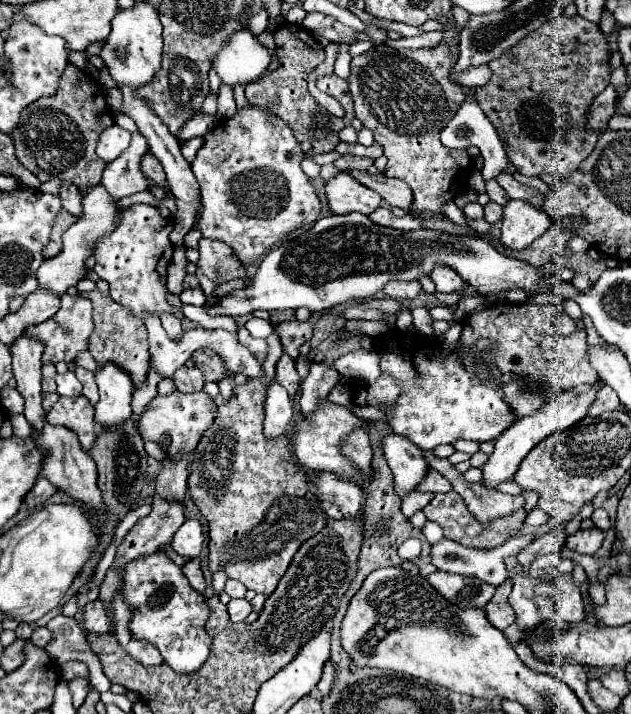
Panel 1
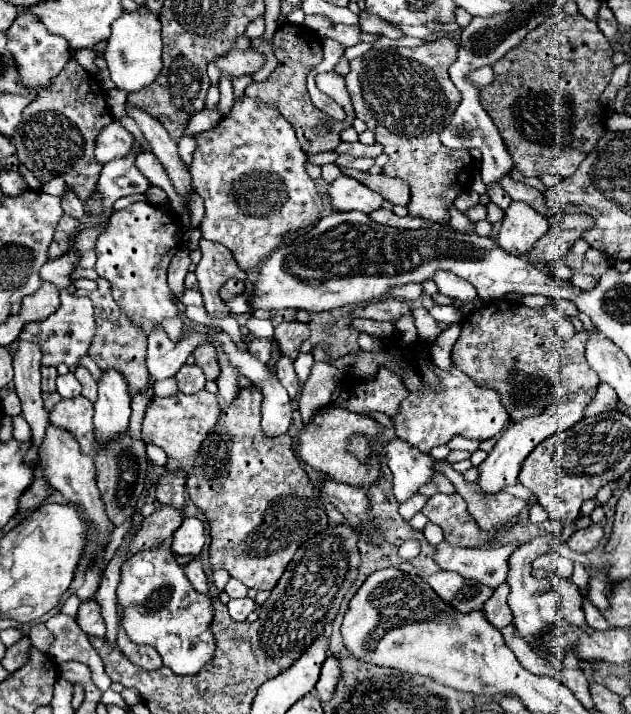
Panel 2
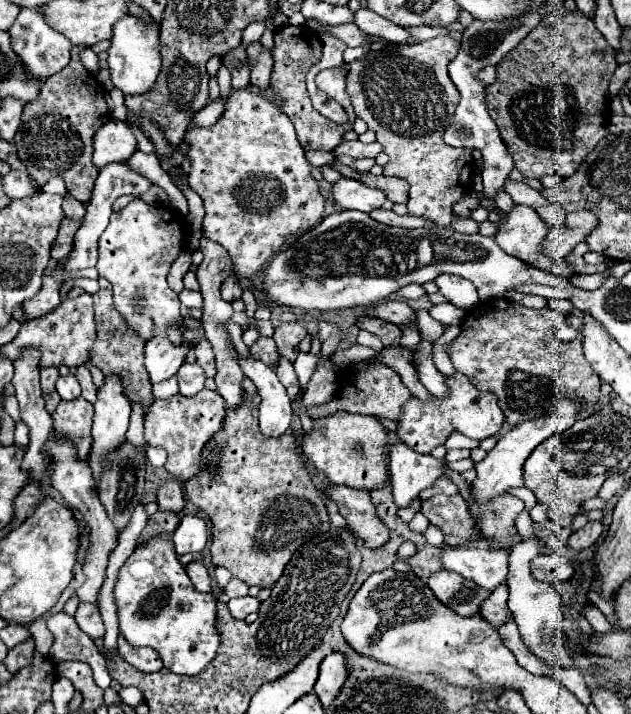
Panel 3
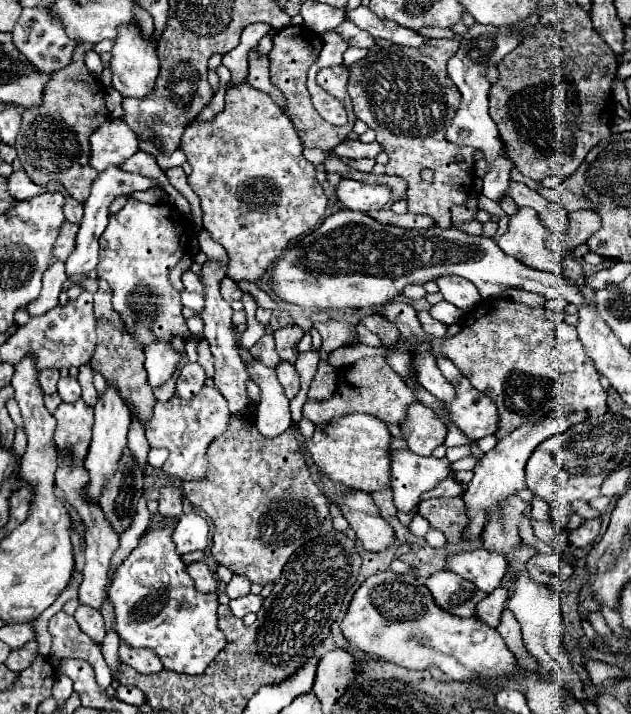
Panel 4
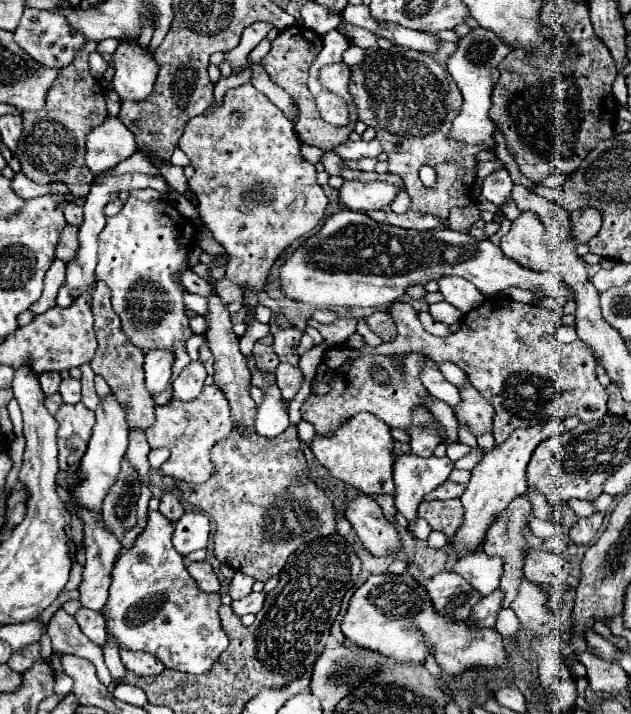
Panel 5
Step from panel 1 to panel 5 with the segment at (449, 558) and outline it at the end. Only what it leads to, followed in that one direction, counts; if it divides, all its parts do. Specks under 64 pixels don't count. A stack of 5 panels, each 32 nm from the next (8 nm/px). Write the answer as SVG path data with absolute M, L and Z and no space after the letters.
M480 550L476 554L466 554L464 558L458 558L454 564L454 572L466 578L476 592L488 596L498 588L502 562L500 558L492 558Z

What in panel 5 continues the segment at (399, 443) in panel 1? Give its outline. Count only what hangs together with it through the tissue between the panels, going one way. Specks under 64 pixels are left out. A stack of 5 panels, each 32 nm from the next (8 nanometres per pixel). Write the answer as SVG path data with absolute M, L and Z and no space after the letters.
M416 454L398 456L394 462L394 484L396 494L394 502L400 514L408 518L408 530L414 530L414 522L418 518L418 506L424 496L440 486L450 472L454 470L454 462L444 458L420 458Z

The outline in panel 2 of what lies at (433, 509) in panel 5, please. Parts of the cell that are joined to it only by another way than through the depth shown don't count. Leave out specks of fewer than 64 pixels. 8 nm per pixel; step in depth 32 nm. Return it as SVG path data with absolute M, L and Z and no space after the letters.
M434 494L424 504L422 514L442 528L444 538L450 544L478 546L488 540L488 534L484 534L468 514L466 502L460 494Z

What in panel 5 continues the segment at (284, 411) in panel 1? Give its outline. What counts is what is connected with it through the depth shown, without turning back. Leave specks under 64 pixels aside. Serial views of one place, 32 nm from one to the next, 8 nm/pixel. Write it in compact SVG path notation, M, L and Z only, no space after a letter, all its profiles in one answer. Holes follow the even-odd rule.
M152 350L152 354L146 354L146 360L144 360L146 380L144 382L146 382L146 390L152 396L168 388L170 376L172 376L172 362L174 362L174 354L172 358L168 358L168 354L164 354L162 350ZM270 386L268 390L264 390L266 398L264 402L258 406L258 416L256 416L256 432L260 436L266 438L274 438L278 434L282 434L290 422L288 422L288 412L284 410L282 398L280 398L280 390L278 386Z

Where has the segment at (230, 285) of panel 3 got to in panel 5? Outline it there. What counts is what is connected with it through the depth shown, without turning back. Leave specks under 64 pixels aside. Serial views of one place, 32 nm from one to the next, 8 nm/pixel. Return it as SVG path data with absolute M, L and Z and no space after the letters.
M222 278L216 282L216 294L224 300L224 302L234 302L234 300L242 300L242 290L232 284L228 278Z

